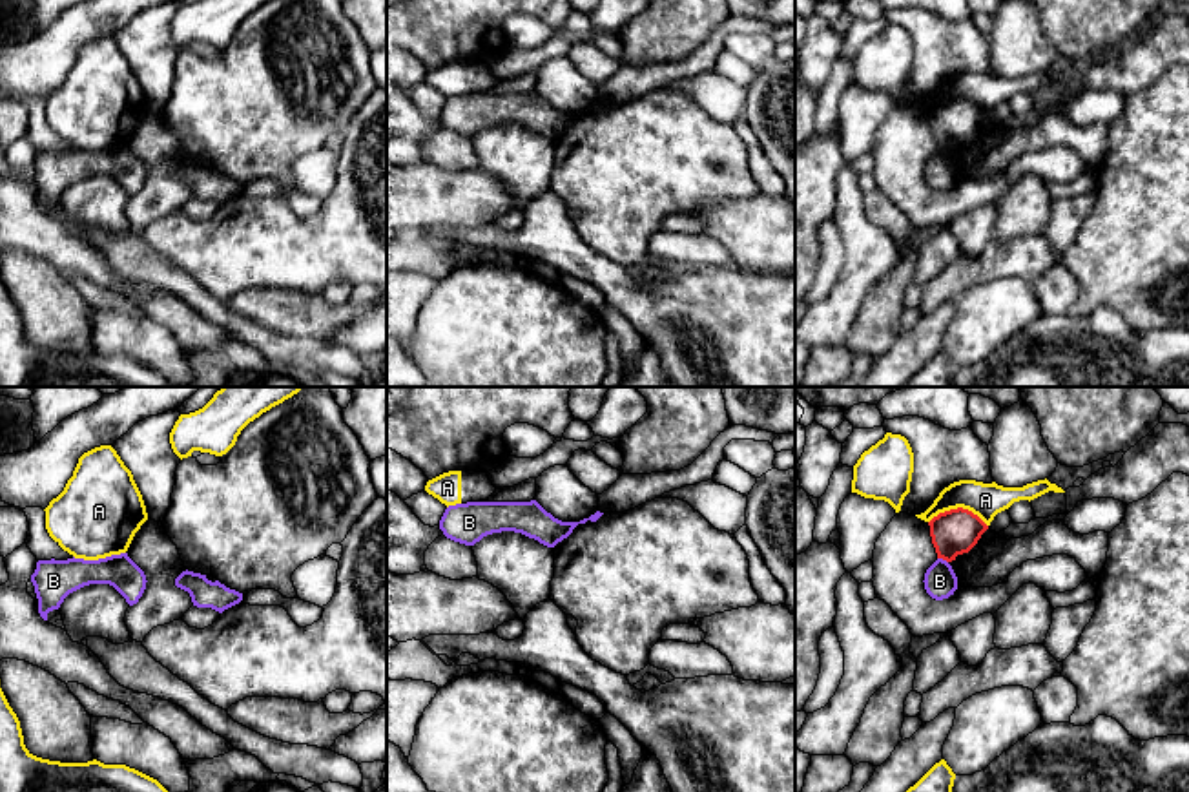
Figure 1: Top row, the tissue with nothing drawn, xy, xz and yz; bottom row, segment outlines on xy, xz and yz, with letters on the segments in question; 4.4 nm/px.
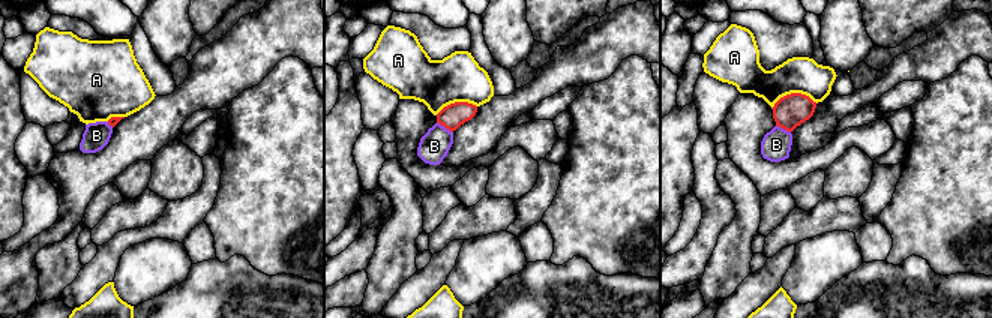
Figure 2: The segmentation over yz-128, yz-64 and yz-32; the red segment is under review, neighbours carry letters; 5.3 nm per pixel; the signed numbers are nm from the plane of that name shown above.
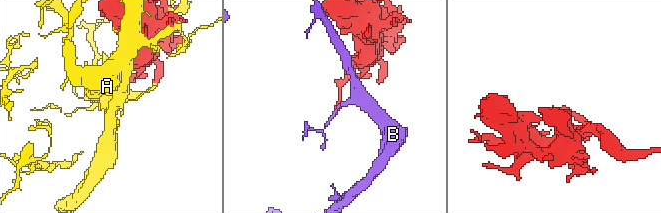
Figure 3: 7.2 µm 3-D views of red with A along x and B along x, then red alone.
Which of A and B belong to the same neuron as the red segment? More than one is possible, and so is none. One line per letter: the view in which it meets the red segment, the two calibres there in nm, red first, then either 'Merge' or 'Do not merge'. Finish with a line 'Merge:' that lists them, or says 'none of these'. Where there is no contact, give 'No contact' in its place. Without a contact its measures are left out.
A: Touches red in yz. Thickness 200 nm (red) against 150 nm. Do not merge
B: Touches red in yz. Thickness 200 nm (red) against 140 nm. Do not merge
Merge: none of these

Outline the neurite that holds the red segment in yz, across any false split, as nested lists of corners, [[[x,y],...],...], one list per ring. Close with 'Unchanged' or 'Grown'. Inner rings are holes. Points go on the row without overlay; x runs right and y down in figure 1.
[[[963,99],[939,104],[928,117],[937,150],[946,153],[968,144],[988,120],[977,106]]]. Unchanged

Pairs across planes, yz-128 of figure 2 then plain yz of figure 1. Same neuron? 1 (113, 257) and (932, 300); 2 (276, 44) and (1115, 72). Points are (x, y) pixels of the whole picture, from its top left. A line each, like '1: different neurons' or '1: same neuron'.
1: different neurons
2: same neuron

